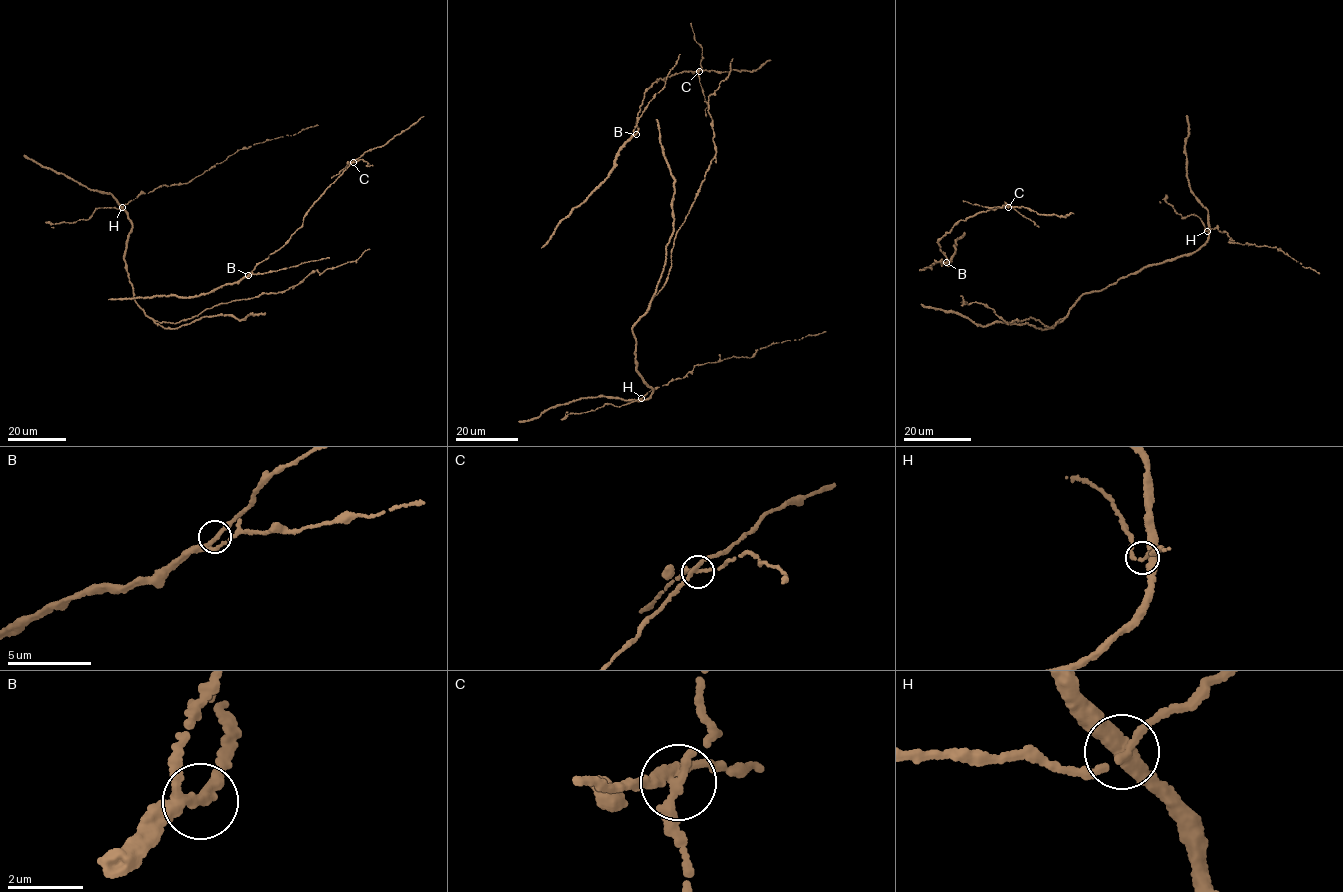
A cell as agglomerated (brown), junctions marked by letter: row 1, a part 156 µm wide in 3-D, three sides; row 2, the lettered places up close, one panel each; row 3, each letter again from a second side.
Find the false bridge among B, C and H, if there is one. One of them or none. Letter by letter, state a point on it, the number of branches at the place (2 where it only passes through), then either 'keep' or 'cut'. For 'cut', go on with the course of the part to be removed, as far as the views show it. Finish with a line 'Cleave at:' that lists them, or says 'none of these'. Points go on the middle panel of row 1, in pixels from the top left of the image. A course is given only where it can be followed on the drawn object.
B: place (636, 134); branches 3; keep
C: place (699, 71); branches 4; cut; course (699, 71), (702, 47), (695, 40), (690, 23)
H: place (641, 398); branches 4; keep
Cleave at: C

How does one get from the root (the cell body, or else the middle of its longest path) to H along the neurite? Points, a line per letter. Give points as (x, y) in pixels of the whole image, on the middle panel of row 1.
H: (663, 269), (649, 309), (632, 329), (637, 370), (652, 390), (648, 398), (641, 398)

